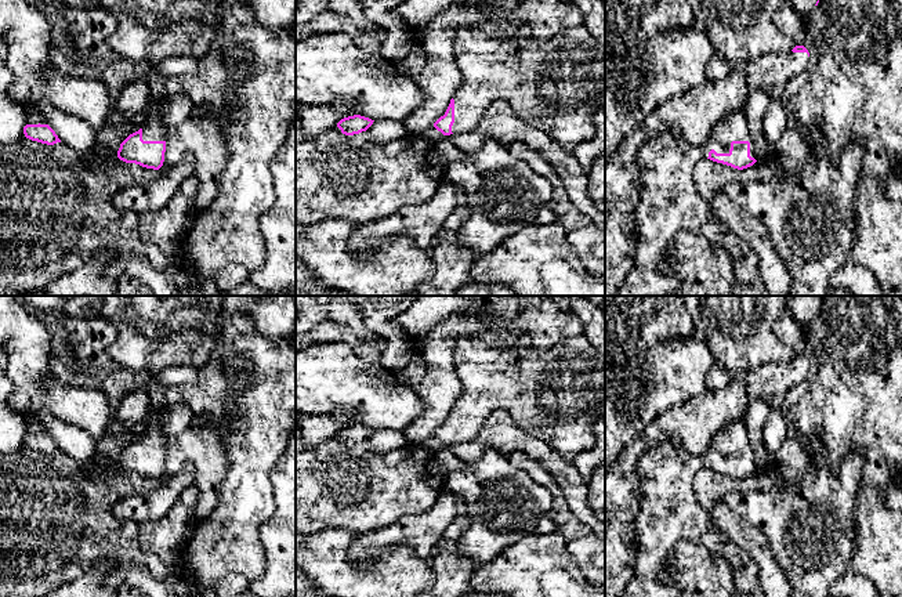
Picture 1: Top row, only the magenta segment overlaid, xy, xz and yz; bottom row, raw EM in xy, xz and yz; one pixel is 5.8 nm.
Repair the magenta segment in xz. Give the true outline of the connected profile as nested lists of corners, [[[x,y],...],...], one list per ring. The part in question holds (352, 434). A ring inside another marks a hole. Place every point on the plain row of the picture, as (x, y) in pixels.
[[[354,424],[354,426],[348,426],[341,428],[337,433],[337,437],[341,439],[343,444],[345,445],[354,445],[354,444],[359,444],[362,441],[366,441],[374,430],[361,426],[361,424]]]

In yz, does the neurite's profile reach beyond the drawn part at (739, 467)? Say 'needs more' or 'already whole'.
needs more

